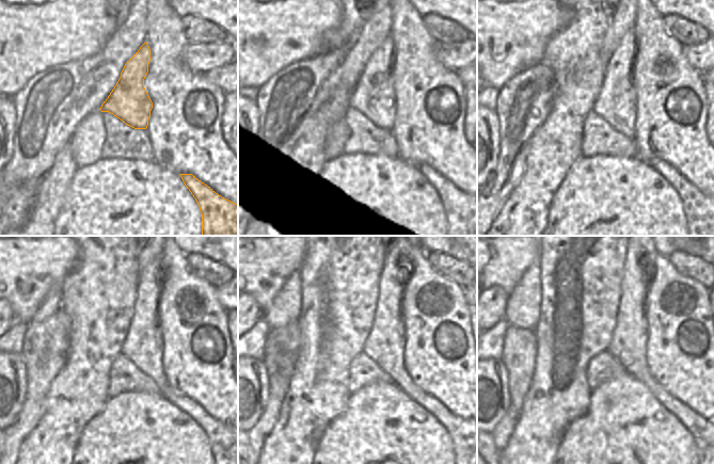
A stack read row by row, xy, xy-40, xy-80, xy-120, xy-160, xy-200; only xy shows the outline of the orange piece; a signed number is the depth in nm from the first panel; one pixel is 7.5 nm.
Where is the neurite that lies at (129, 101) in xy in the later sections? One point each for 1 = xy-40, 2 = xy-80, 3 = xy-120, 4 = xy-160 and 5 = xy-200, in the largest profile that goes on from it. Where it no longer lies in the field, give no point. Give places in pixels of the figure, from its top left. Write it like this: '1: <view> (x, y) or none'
1: xy-40 (374, 97)
2: xy-80 (617, 102)
3: xy-120 (143, 346)
4: xy-160 (385, 344)
5: xy-200 (628, 346)

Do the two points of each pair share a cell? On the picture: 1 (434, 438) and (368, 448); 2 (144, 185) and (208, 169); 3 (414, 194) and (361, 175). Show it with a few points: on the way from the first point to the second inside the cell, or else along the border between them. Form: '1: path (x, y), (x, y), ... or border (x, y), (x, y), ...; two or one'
1: path (418, 444), (413, 444), (409, 448), (384, 448); one
2: border (156, 163), (179, 174); two
3: path (401, 194), (380, 194), (374, 188); one

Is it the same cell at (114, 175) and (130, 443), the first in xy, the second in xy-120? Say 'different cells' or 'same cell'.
same cell

